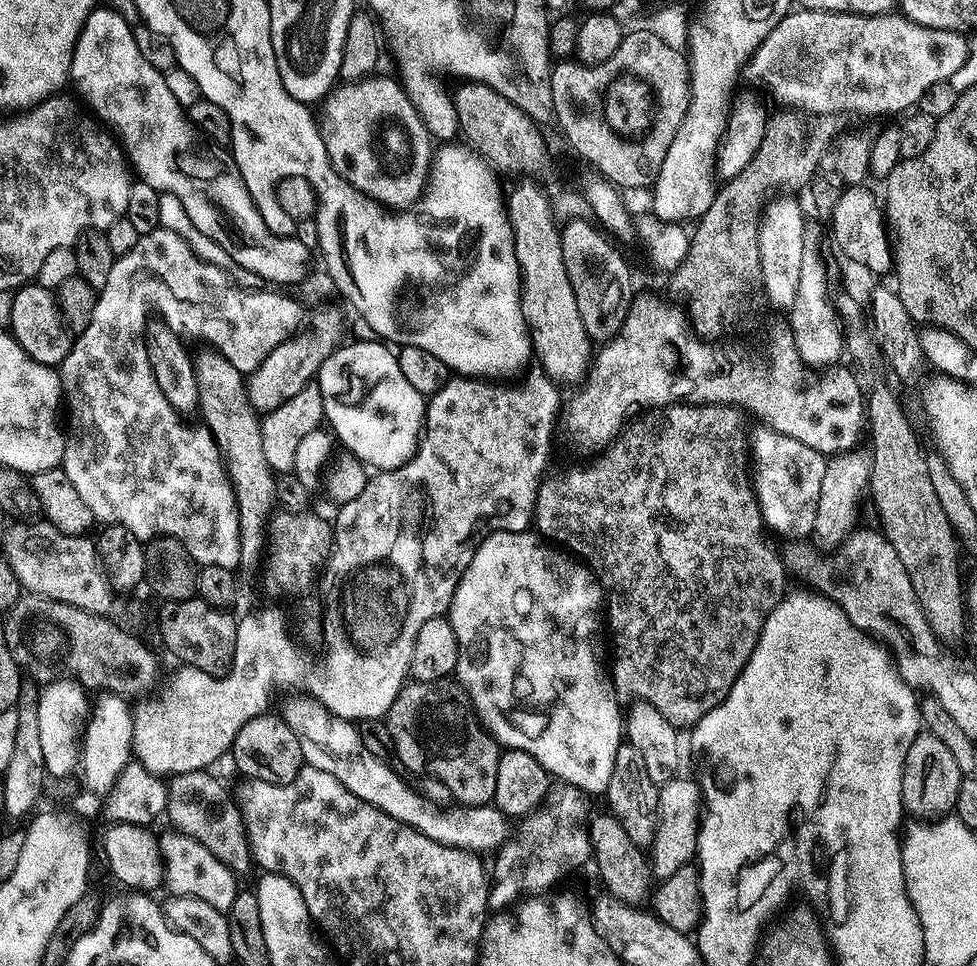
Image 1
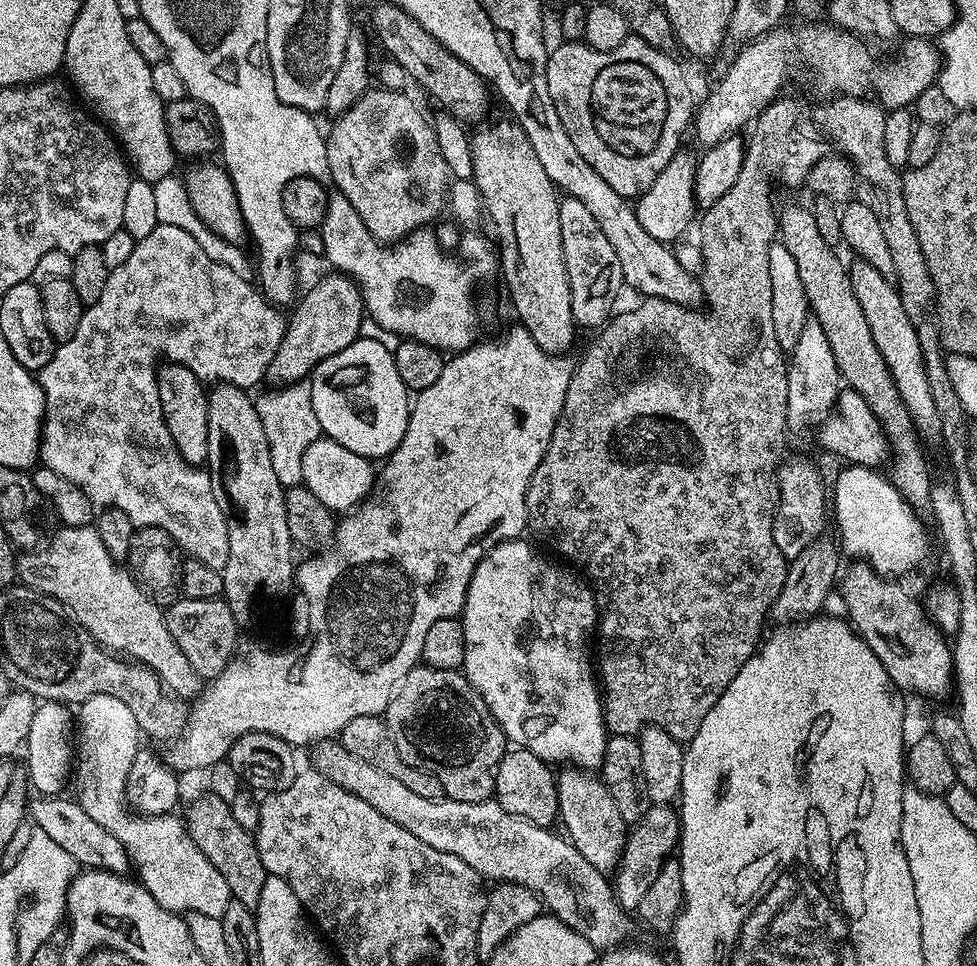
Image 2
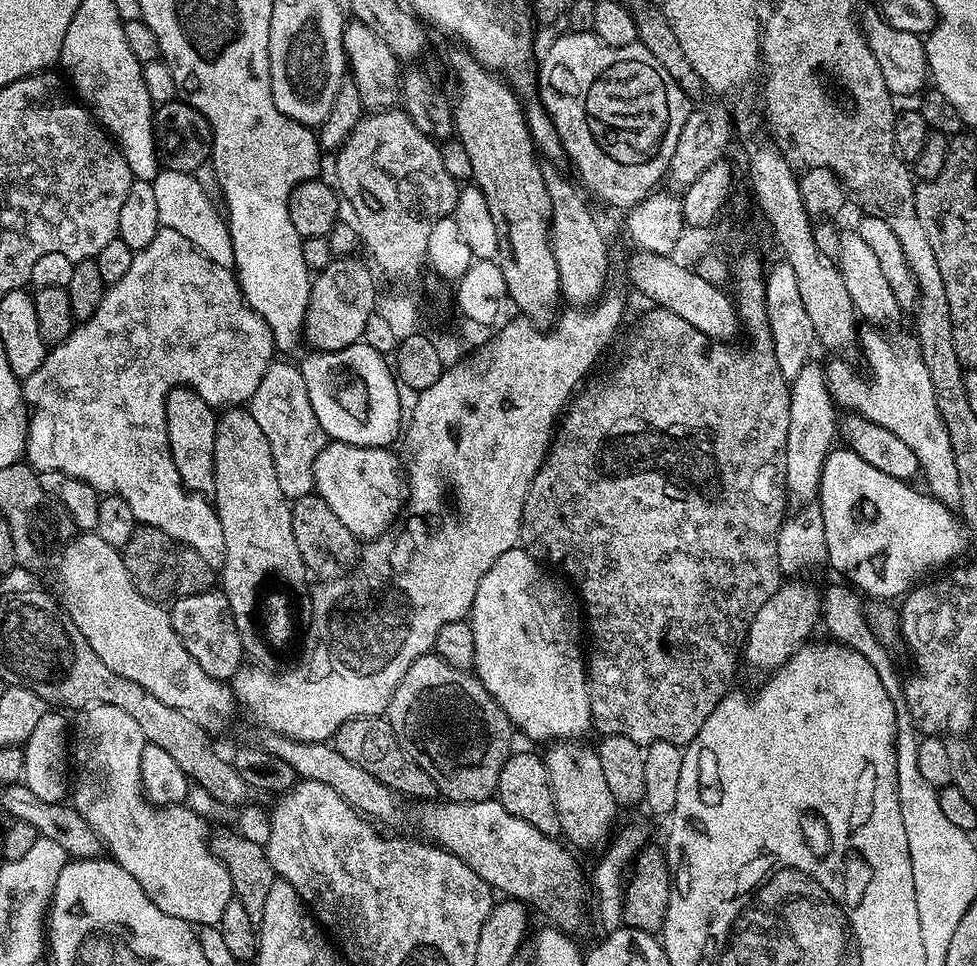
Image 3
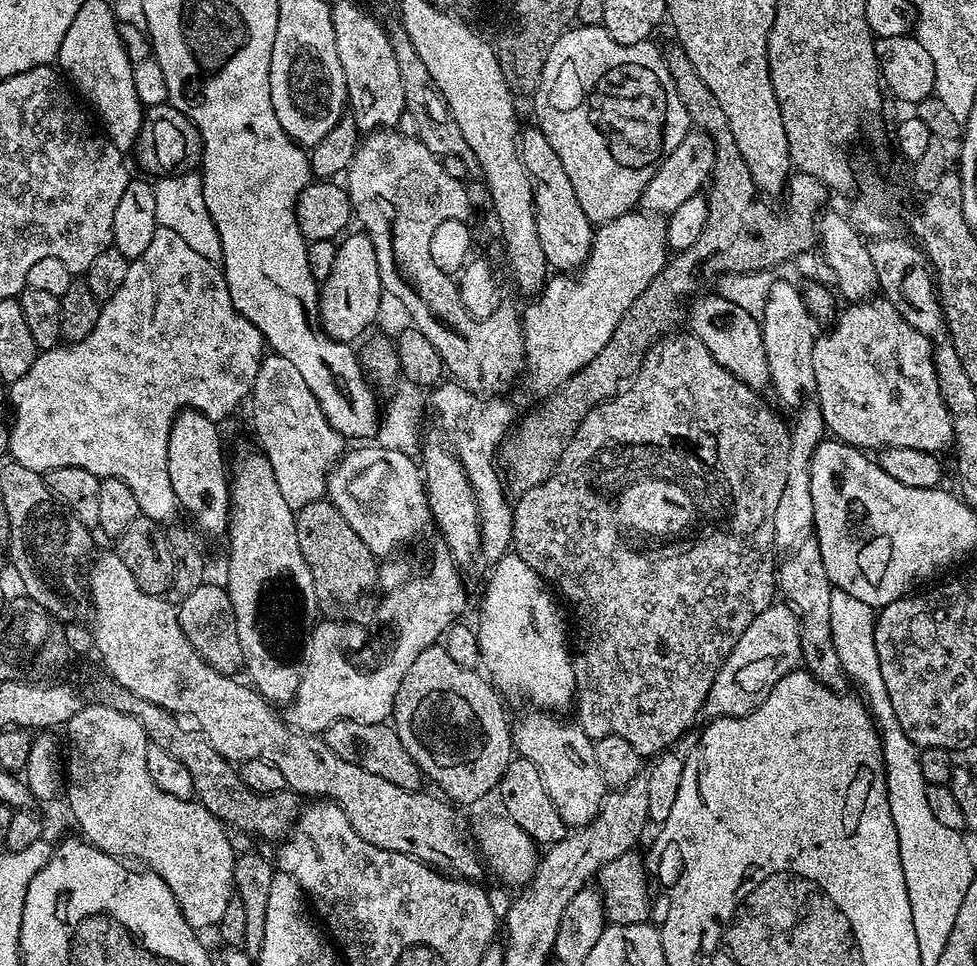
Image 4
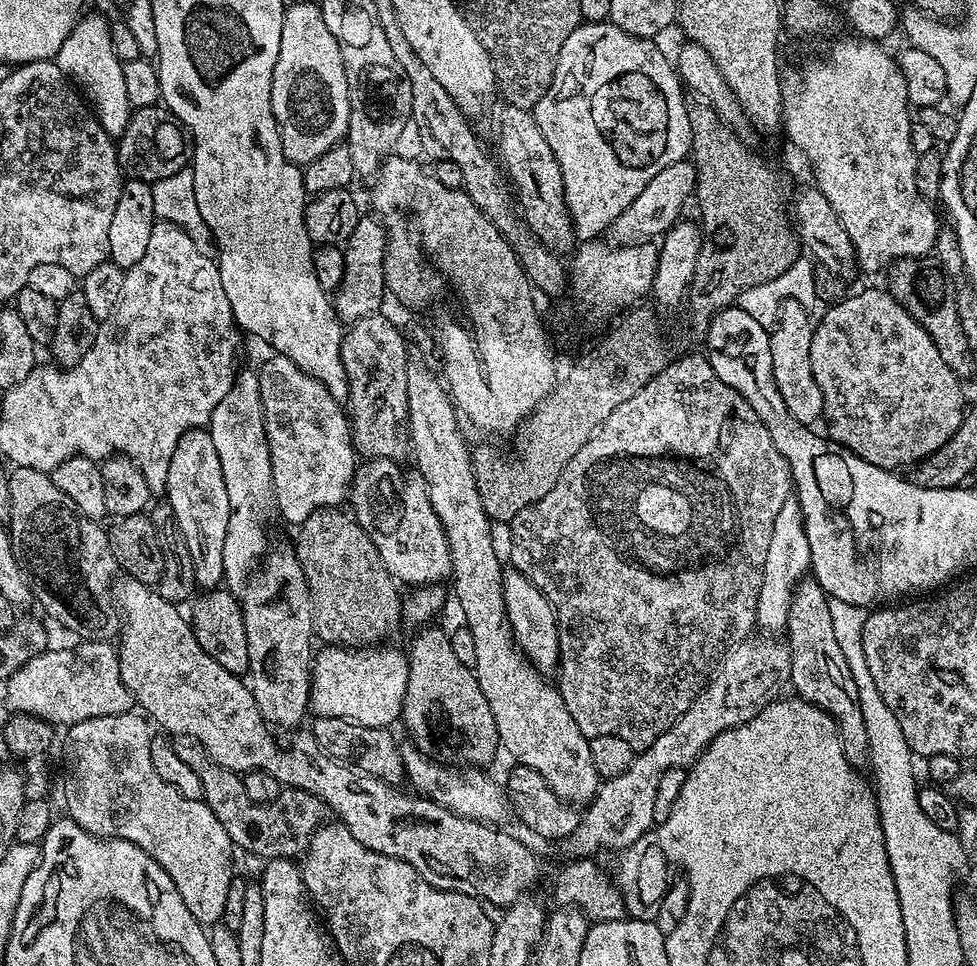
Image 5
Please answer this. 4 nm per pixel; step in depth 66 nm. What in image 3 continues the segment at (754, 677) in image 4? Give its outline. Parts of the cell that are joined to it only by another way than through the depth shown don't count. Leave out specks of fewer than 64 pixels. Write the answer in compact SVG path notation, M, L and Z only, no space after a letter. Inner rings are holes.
M792 578L787 582L781 583L774 594L770 594L770 599L762 605L762 610L754 614L754 622L750 622L748 636L744 640L742 649L743 663L748 663L750 667L757 668L763 674L771 674L784 665L786 661L800 648L804 647L808 636L812 632L812 627L818 624L822 616L822 596L819 591L815 592L808 584L803 584L803 579Z

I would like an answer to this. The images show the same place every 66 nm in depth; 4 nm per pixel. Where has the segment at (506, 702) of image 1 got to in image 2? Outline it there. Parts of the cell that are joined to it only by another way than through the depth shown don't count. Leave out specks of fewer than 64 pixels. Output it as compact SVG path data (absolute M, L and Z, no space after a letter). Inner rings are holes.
M524 538L503 540L501 544L493 544L485 552L470 578L470 586L466 590L464 610L459 617L466 638L466 654L464 655L462 671L464 677L470 682L470 686L474 686L476 693L484 699L490 714L500 723L500 729L513 745L530 750L534 754L538 754L538 758L547 760L553 765L560 764L559 766L575 766L585 770L596 770L603 765L606 742L610 735L608 729L604 727L604 702L601 689L598 687L597 677L594 675L594 664L593 661L592 664L588 661L588 628L595 629L597 627L598 600L587 579L581 578L571 567L565 566L563 563L560 564L551 564L546 557L539 556L524 541Z

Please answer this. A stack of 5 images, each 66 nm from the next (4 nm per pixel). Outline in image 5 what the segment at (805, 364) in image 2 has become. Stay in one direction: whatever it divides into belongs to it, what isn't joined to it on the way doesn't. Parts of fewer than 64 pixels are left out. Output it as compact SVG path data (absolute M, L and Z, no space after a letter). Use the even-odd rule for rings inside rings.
M790 498L782 506L782 510L778 510L778 518L774 518L774 530L770 533L770 546L766 549L766 566L762 570L762 586L760 587L760 593L758 594L758 606L756 607L756 622L757 625L762 629L765 628L765 633L776 634L779 630L787 629L788 627L788 611L790 610L790 602L792 601L792 595L796 592L796 585L801 580L805 579L806 573L812 567L812 559L810 558L810 542L806 542L806 530L804 529L804 519L802 518L802 510L800 509L800 503L794 498Z

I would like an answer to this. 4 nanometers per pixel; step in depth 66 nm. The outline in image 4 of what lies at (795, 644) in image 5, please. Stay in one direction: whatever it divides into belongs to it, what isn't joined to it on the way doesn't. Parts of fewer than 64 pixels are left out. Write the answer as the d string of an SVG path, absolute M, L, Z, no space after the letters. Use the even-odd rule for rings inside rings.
M809 538L796 545L778 568L778 588L783 599L791 604L800 617L800 658L803 667L811 672L821 684L833 689L843 689L846 673L834 650L834 638L830 634L830 594L833 586L828 581L826 566L822 566L822 554L815 539Z

